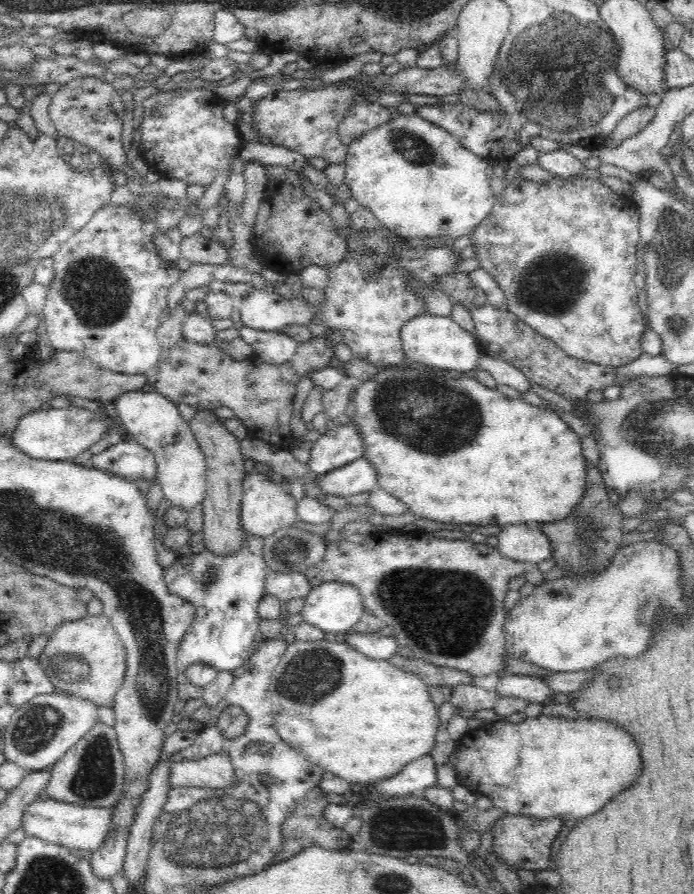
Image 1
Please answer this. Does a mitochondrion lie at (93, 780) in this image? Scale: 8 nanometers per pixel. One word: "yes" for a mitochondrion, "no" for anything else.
yes

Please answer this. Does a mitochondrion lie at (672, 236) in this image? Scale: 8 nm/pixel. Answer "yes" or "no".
yes

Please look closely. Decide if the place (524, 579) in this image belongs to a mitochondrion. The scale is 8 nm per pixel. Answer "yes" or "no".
no

